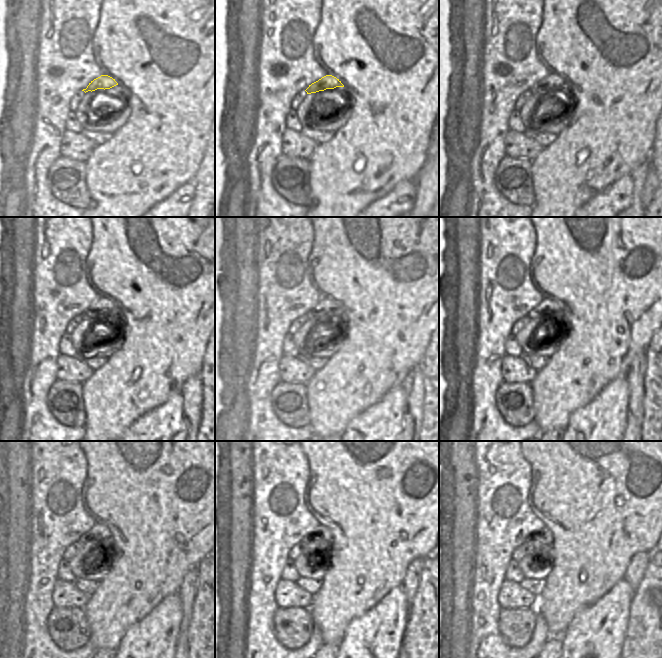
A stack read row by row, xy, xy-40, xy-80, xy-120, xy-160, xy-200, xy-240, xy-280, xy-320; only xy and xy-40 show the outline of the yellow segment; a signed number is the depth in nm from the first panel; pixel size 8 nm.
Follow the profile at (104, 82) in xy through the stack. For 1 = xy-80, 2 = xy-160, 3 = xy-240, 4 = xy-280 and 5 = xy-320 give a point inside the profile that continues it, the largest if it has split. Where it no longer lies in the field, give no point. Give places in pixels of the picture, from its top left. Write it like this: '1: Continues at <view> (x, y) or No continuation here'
1: Continues at xy-80 (551, 81)
2: Continues at xy-160 (326, 308)
3: Continues at xy-240 (99, 534)
4: Continues at xy-280 (322, 535)
5: Continues at xy-320 (543, 536).

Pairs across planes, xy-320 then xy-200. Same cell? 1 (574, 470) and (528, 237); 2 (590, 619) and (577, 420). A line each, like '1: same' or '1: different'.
1: different
2: same

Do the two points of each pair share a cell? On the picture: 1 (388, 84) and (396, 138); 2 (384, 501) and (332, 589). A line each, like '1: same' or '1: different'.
1: same
2: same

